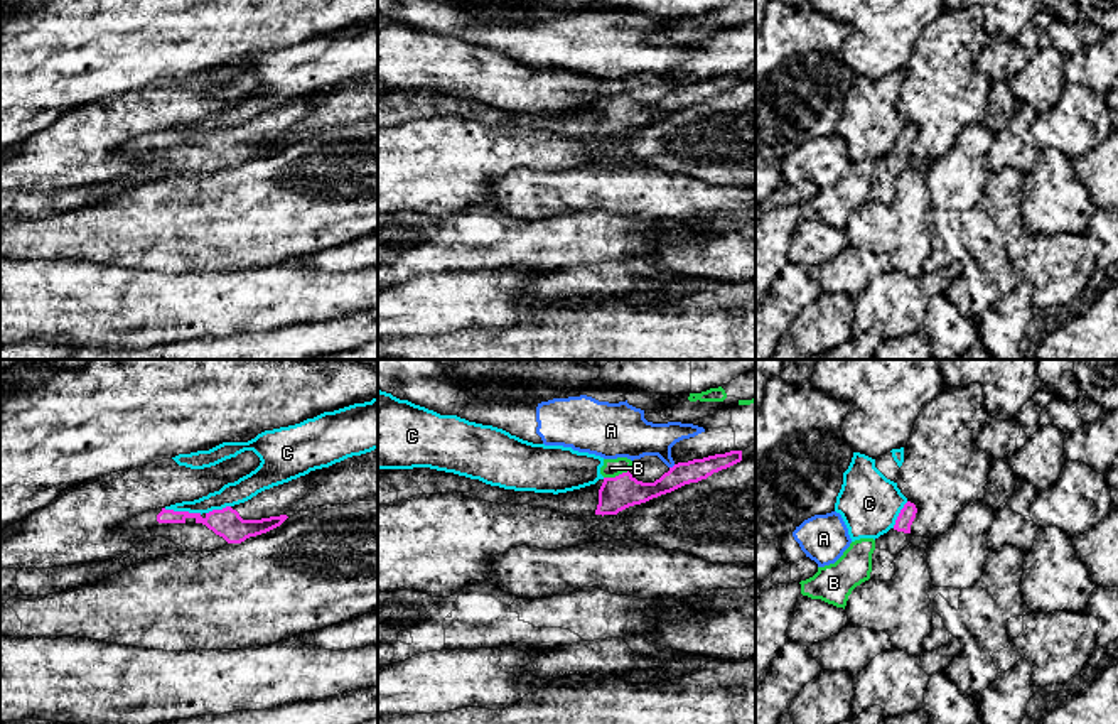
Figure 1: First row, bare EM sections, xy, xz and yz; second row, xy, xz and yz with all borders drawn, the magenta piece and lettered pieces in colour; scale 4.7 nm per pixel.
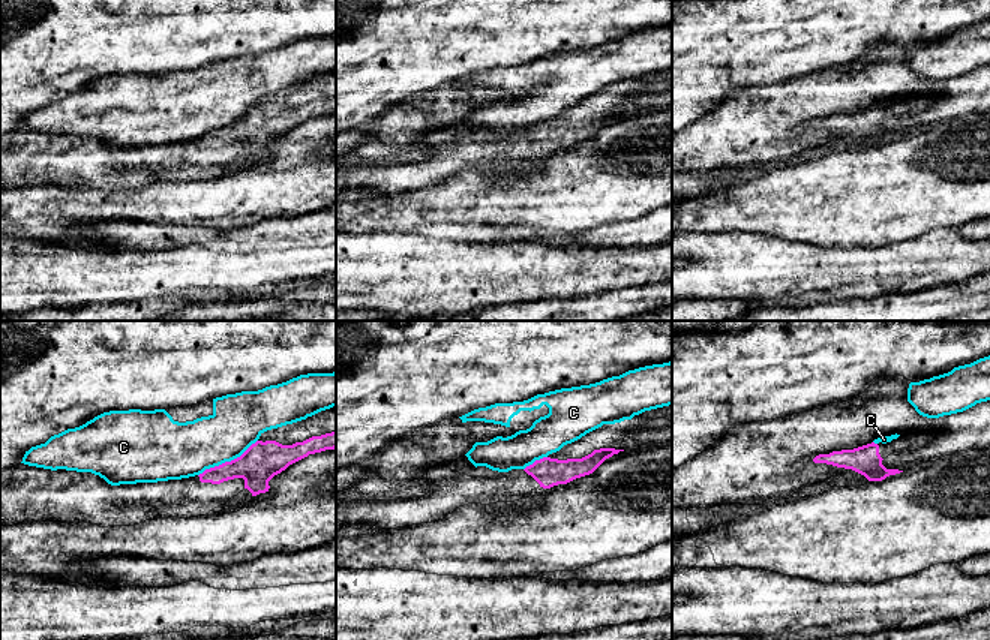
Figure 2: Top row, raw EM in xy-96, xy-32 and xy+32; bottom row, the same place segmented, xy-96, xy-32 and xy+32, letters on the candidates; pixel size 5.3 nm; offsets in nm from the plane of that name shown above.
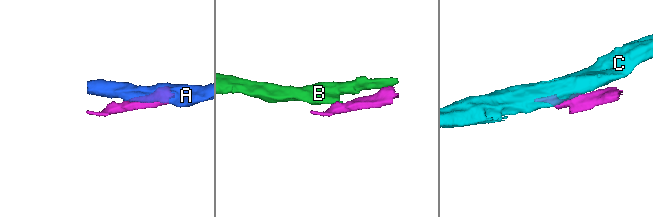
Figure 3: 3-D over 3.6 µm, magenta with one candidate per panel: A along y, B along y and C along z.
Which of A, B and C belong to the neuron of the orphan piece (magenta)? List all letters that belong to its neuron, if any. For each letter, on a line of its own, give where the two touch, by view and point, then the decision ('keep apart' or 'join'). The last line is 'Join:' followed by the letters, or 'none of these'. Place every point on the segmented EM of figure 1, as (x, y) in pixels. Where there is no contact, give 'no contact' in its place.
A: contact xz (673, 466); keep apart
B: contact xz (616, 476); keep apart
C: contact xy (182, 512); keep apart
Join: none of these

